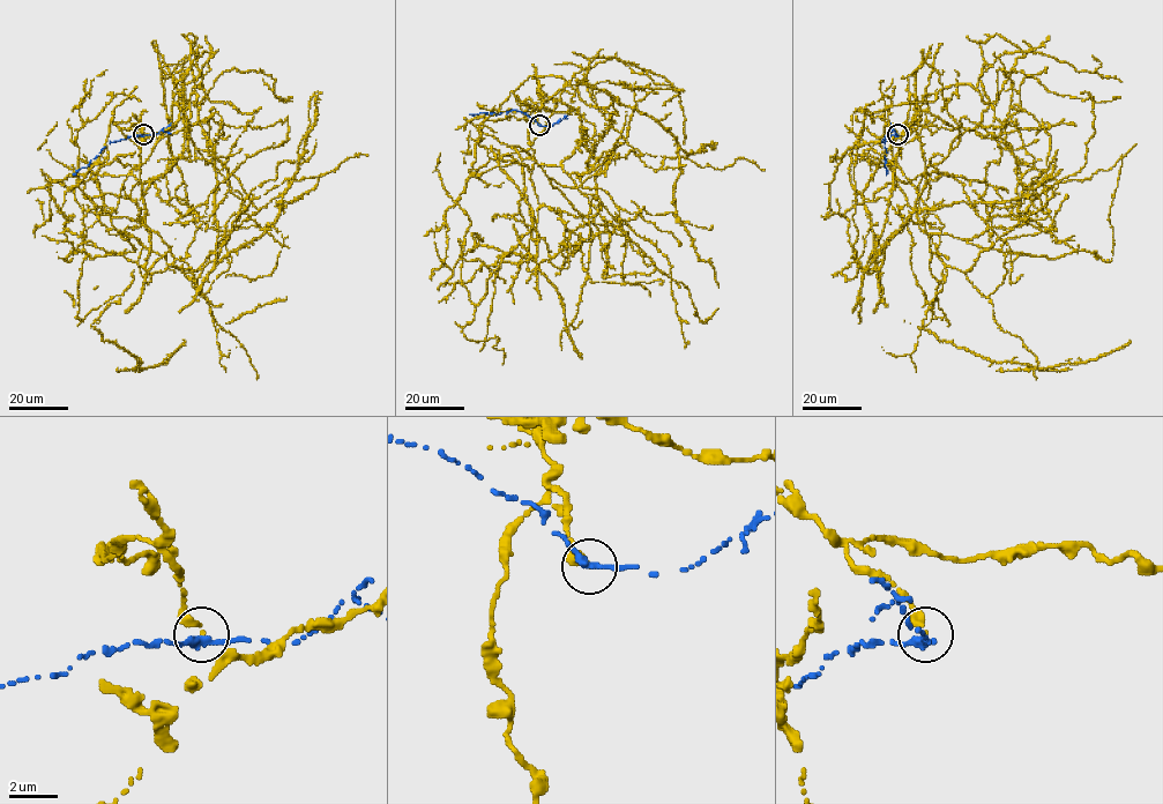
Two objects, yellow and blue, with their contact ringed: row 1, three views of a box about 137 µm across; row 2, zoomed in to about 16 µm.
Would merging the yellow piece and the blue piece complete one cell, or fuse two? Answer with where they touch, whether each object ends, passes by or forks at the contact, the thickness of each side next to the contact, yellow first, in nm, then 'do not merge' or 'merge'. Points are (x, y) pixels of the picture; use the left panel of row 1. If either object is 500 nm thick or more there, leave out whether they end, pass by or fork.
place (143, 134); yellow ends; blue passes by; calibres 280 and 280 nm; do not merge

